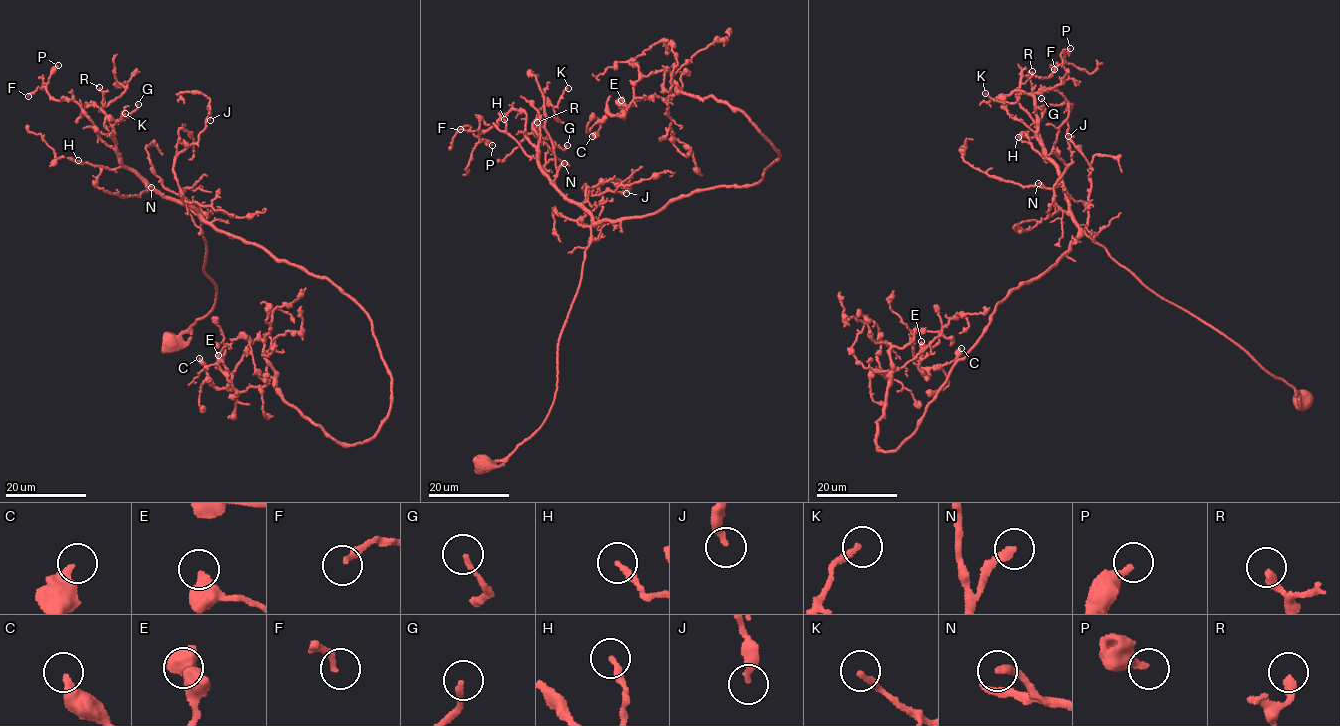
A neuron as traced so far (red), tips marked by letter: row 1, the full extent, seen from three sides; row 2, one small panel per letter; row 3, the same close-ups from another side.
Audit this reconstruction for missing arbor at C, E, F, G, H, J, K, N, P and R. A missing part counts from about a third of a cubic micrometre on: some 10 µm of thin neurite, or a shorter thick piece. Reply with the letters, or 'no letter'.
K, N

